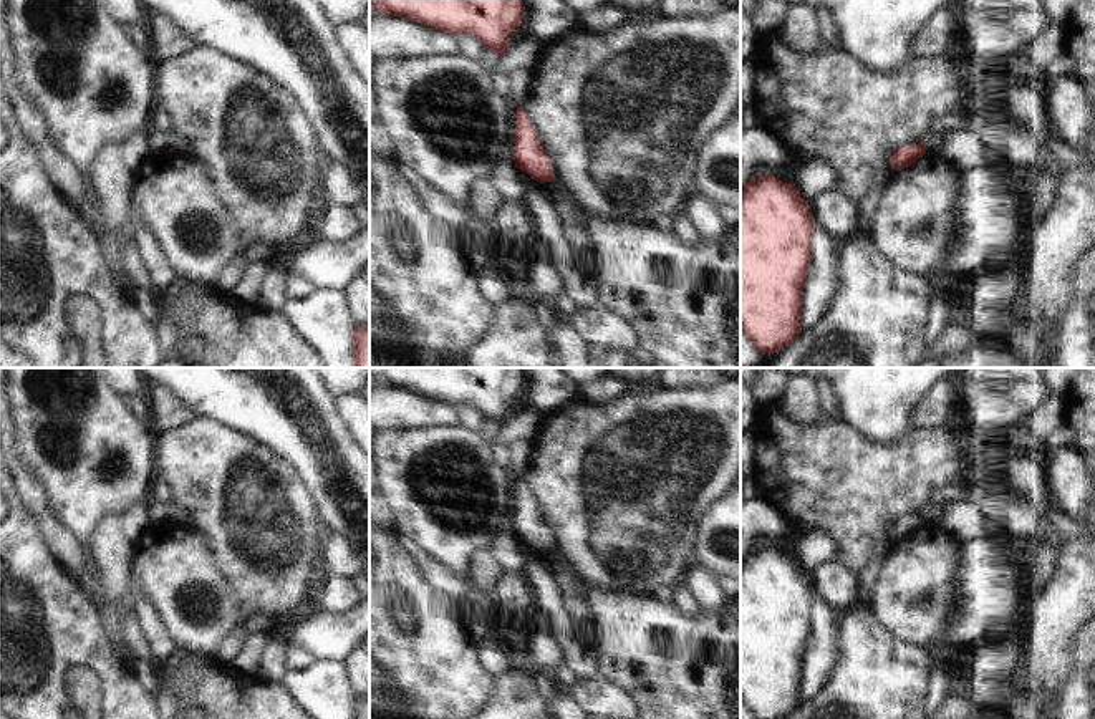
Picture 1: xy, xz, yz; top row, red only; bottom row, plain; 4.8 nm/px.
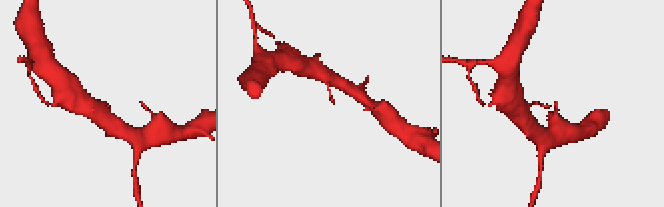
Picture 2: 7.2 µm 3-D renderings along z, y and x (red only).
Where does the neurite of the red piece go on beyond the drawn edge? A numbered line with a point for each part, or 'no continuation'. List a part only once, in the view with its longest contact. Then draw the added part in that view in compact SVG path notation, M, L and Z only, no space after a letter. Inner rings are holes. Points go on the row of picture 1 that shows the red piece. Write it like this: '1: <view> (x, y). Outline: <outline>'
no continuation.

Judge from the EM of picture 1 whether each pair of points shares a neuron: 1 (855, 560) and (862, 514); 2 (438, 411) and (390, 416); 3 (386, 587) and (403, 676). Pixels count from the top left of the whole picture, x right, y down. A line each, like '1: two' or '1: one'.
1: one
2: one
3: one

